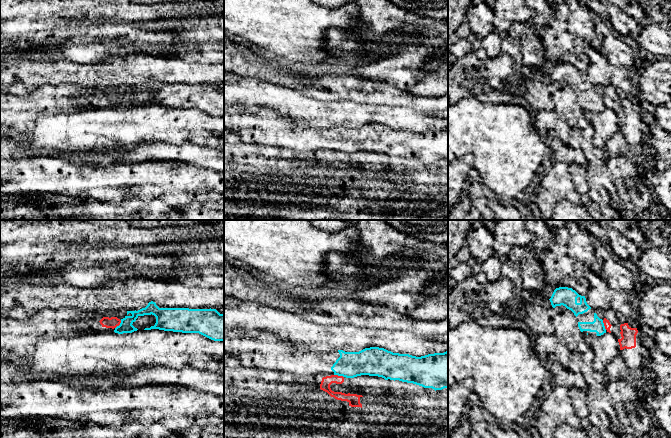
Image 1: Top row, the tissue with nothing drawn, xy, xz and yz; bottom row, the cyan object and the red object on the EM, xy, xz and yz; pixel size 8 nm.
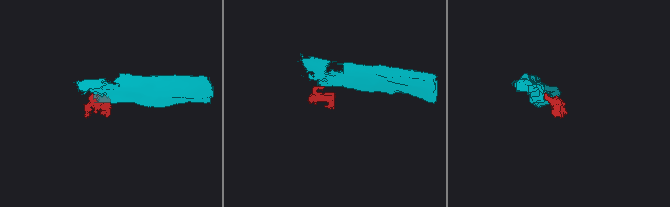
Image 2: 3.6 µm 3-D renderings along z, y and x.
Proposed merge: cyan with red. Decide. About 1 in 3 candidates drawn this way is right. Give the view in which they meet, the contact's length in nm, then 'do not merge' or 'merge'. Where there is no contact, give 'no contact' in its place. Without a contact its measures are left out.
xz | 80 nm | do not merge

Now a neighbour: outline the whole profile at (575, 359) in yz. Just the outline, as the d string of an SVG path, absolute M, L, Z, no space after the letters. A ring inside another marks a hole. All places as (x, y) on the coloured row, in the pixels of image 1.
M589 349L585 353L571 353L568 360L567 370L569 372L581 373L588 386L603 386L606 382L601 374L597 374L593 369L594 352Z

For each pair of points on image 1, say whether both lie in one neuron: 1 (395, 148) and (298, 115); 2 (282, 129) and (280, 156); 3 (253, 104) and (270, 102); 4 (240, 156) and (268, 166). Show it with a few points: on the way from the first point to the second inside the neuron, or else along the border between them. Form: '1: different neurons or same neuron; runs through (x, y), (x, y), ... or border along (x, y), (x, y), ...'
1: different neurons; border along (308, 126), (344, 126), (355, 128)
2: different neurons; border along (258, 143), (285, 147), (290, 150)
3: same neuron; runs through (257, 102), (266, 102)
4: same neuron; runs through (247, 158), (261, 159)

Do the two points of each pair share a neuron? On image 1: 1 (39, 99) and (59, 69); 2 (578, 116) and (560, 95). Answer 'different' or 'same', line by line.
1: different
2: same

